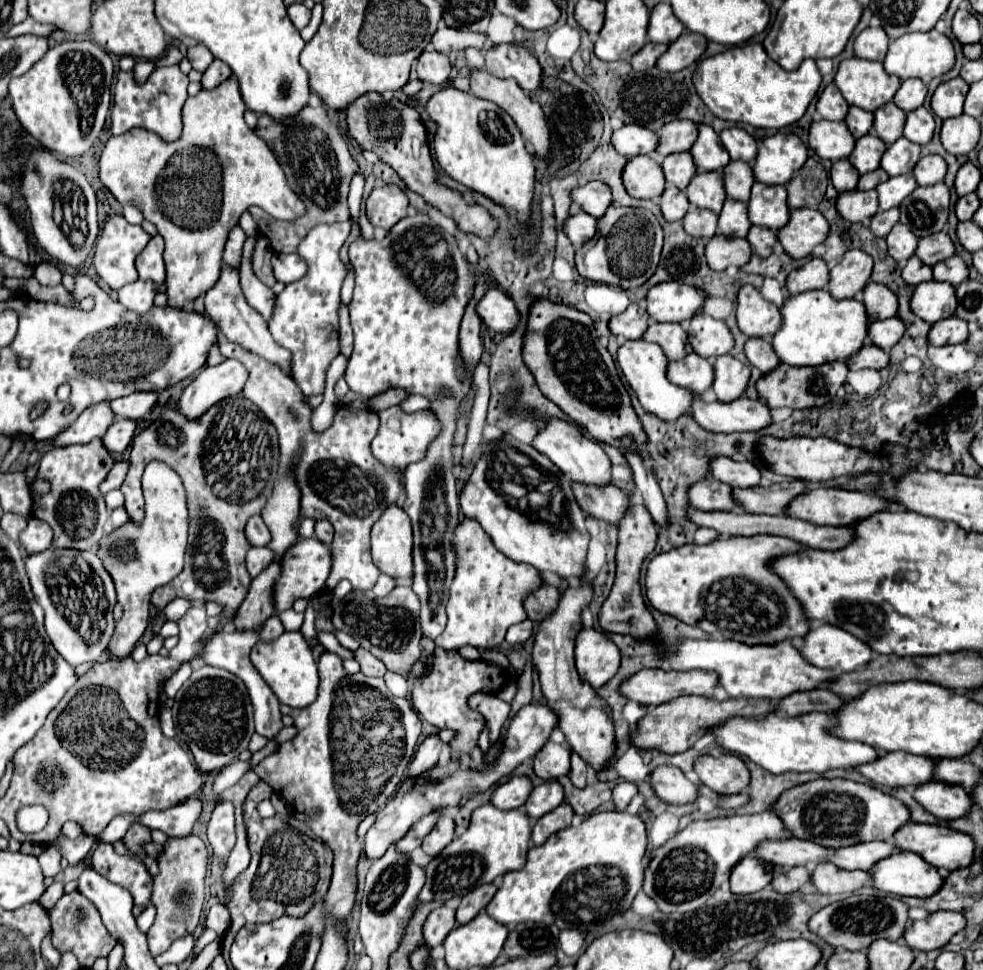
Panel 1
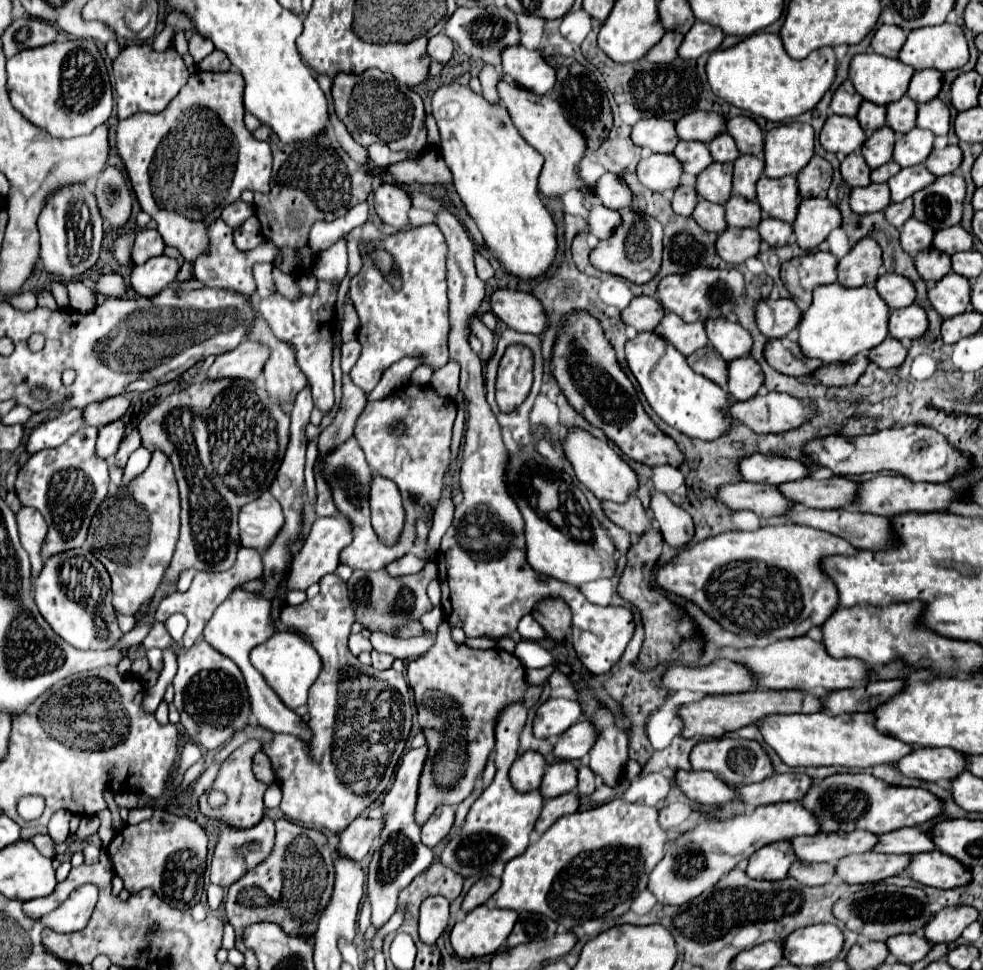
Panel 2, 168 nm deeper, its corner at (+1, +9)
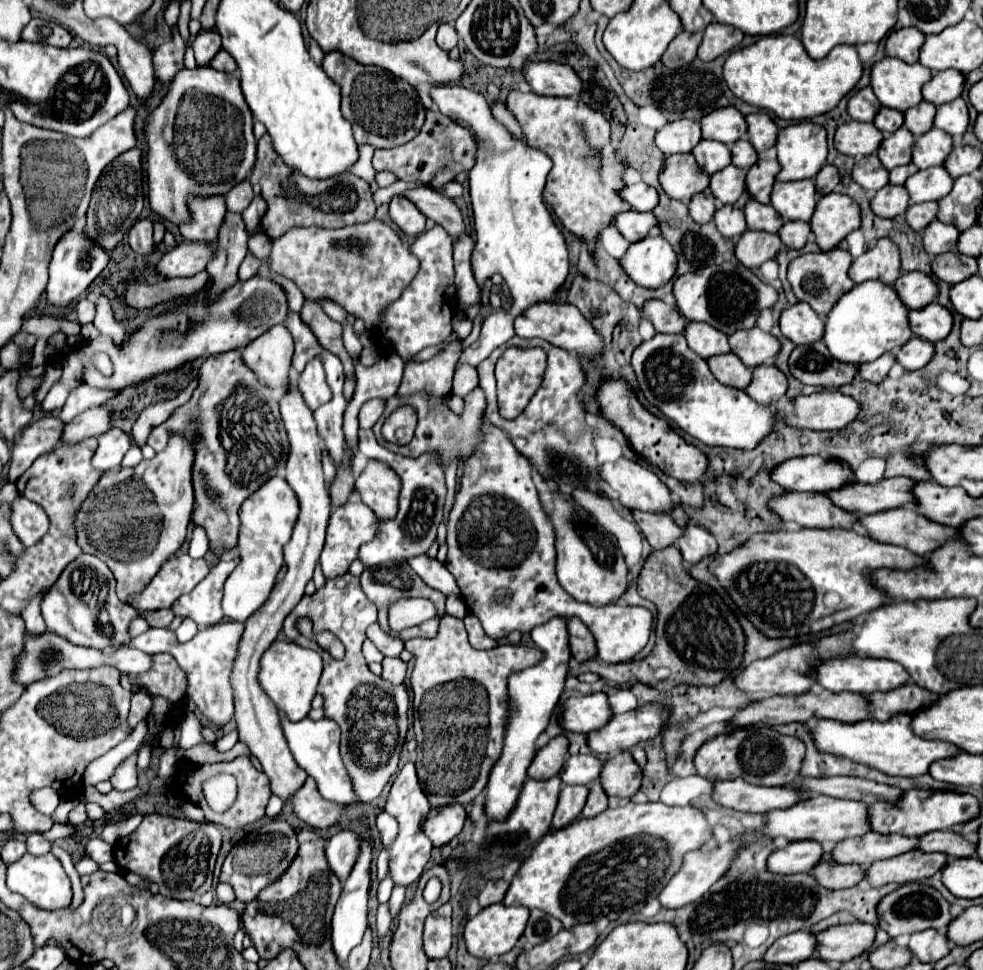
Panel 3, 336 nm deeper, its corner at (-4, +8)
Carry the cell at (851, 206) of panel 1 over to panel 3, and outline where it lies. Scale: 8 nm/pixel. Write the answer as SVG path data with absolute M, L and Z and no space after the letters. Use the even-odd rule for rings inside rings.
M887 184L873 196L871 208L881 218L895 218L899 214L905 214L905 210L909 208L909 192L905 190L905 186Z

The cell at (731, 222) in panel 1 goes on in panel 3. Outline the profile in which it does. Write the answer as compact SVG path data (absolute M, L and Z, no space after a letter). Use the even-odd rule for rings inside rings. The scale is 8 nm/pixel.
M749 200L745 206L745 218L749 230L765 230L765 232L777 232L785 220L777 210L773 210L771 204L761 204L757 200Z

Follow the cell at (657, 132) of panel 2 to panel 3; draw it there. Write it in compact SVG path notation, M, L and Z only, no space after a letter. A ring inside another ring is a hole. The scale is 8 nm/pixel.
M689 120L671 122L657 132L655 142L665 156L671 156L677 152L679 154L691 152L693 146L697 146L697 142L701 142L701 124L689 122Z

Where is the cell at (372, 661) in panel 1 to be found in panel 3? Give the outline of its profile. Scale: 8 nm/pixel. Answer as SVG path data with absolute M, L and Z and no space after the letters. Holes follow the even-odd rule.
M385 658L383 660L383 674L381 678L393 682L393 684L403 684L405 680L405 662L401 658Z

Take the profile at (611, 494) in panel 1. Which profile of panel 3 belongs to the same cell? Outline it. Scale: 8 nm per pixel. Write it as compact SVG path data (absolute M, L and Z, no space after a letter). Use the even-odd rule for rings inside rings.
M635 510L635 522L639 524L641 532L653 546L653 550L663 550L667 546L673 546L677 538L683 536L683 528L679 528L669 514L649 514Z

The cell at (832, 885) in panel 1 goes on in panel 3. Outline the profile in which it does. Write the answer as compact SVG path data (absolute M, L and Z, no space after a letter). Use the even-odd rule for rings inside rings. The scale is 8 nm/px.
M911 850L907 854L901 854L899 858L879 860L867 868L867 882L875 888L897 882L917 882L931 878L935 872L941 872L941 866L945 866L947 854L935 852L923 852L923 850Z

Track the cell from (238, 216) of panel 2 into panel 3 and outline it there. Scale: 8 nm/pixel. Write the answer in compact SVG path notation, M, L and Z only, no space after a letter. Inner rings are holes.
M249 180L239 182L237 186L233 186L233 190L229 190L229 194L225 198L227 198L227 210L231 210L231 212L243 212L249 206L249 202L253 200L251 182Z

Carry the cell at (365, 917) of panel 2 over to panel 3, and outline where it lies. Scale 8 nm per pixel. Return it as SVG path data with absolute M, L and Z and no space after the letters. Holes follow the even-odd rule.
M383 849L376 860L377 866L377 879L381 882L388 873L388 860L389 860L389 852L386 849Z

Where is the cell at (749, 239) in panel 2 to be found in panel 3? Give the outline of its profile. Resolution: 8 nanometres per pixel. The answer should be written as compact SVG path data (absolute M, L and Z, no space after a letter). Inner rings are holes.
M747 230L739 236L735 246L735 256L743 266L757 268L767 260L773 260L781 250L779 234Z

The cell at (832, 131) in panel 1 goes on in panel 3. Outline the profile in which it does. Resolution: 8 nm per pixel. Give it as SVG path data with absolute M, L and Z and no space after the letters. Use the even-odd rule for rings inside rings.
M855 120L839 126L835 132L835 148L841 154L853 156L853 158L873 154L877 150L877 146L881 144L881 140L883 140L883 136L877 130L877 126L861 124Z

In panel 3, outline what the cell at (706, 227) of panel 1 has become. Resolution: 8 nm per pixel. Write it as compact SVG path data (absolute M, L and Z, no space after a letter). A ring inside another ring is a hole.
M723 206L717 210L715 218L713 218L715 226L719 228L719 232L725 238L735 238L741 236L747 230L747 222L745 222L745 214L743 210L737 210L733 206Z

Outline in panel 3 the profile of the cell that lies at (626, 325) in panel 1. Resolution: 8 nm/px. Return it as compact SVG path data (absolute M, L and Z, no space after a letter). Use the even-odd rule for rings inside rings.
M649 300L643 306L643 314L653 322L657 332L667 332L667 334L685 332L687 318L673 304L667 304L663 300Z

